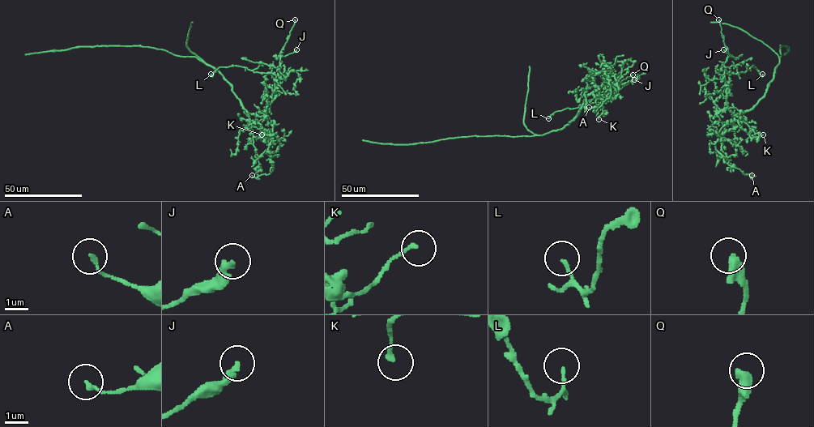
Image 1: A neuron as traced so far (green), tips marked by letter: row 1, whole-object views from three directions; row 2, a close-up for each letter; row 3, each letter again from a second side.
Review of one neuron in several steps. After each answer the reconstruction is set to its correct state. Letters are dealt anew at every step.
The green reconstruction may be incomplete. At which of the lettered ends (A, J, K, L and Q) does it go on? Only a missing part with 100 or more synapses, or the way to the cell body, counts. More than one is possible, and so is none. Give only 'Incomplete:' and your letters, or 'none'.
Incomplete: none

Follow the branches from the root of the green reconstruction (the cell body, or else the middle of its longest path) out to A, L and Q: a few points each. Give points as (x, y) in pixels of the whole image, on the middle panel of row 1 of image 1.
A: (558, 130), (576, 116), (587, 96), (598, 94), (609, 71), (605, 74), (610, 96), (598, 107), (589, 107)
L: (558, 130), (576, 116), (587, 96), (603, 83), (614, 82), (585, 105), (556, 111), (548, 118)
Q: (558, 130), (572, 121), (582, 107), (585, 98), (603, 83), (615, 84), (617, 79), (617, 84), (632, 74)

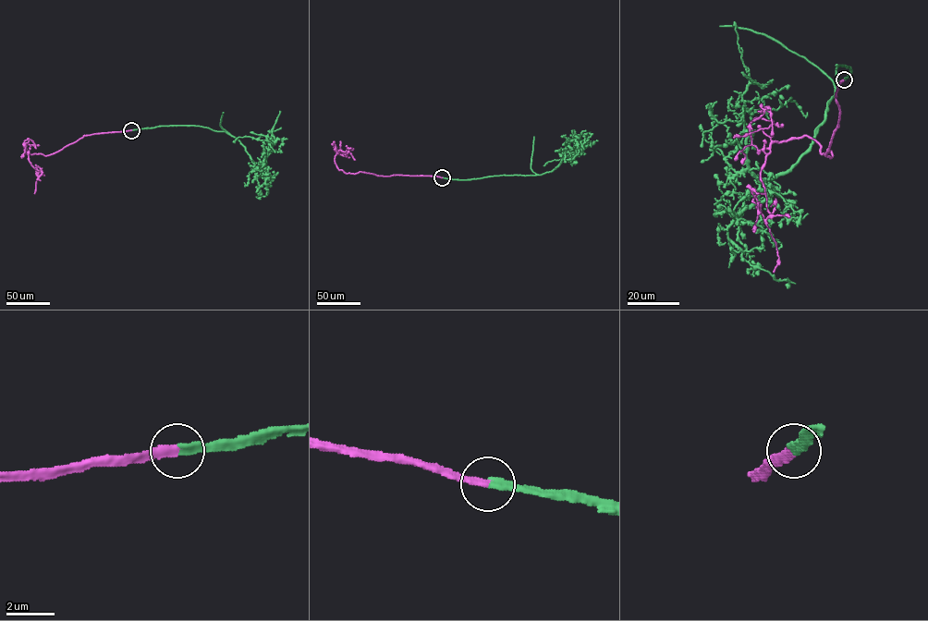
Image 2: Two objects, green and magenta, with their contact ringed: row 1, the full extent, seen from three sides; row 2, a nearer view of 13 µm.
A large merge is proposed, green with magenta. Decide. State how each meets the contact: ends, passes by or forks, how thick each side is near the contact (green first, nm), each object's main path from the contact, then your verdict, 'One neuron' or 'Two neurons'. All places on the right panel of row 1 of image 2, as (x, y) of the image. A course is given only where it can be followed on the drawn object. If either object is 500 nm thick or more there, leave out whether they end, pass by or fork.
At the ring green ends. At the ring magenta ends. Thickness 320 nm (green) against 300 nm. Course of green: (843, 80), (850, 69), (836, 65), (810, 147), (758, 178), (746, 150), (754, 110), (791, 98), (807, 112). Course of magenta: (843, 80), (832, 156), (803, 136), (774, 141), (761, 170), (765, 193), (752, 201), (776, 245), (774, 272). One neuron

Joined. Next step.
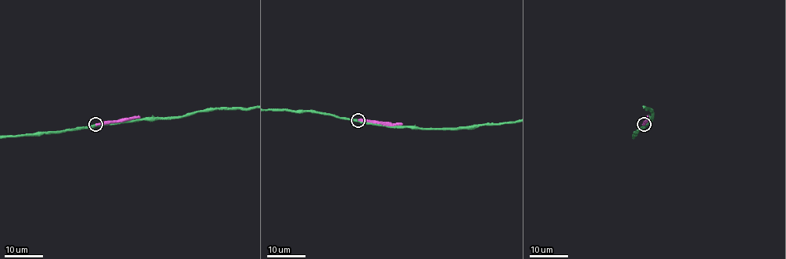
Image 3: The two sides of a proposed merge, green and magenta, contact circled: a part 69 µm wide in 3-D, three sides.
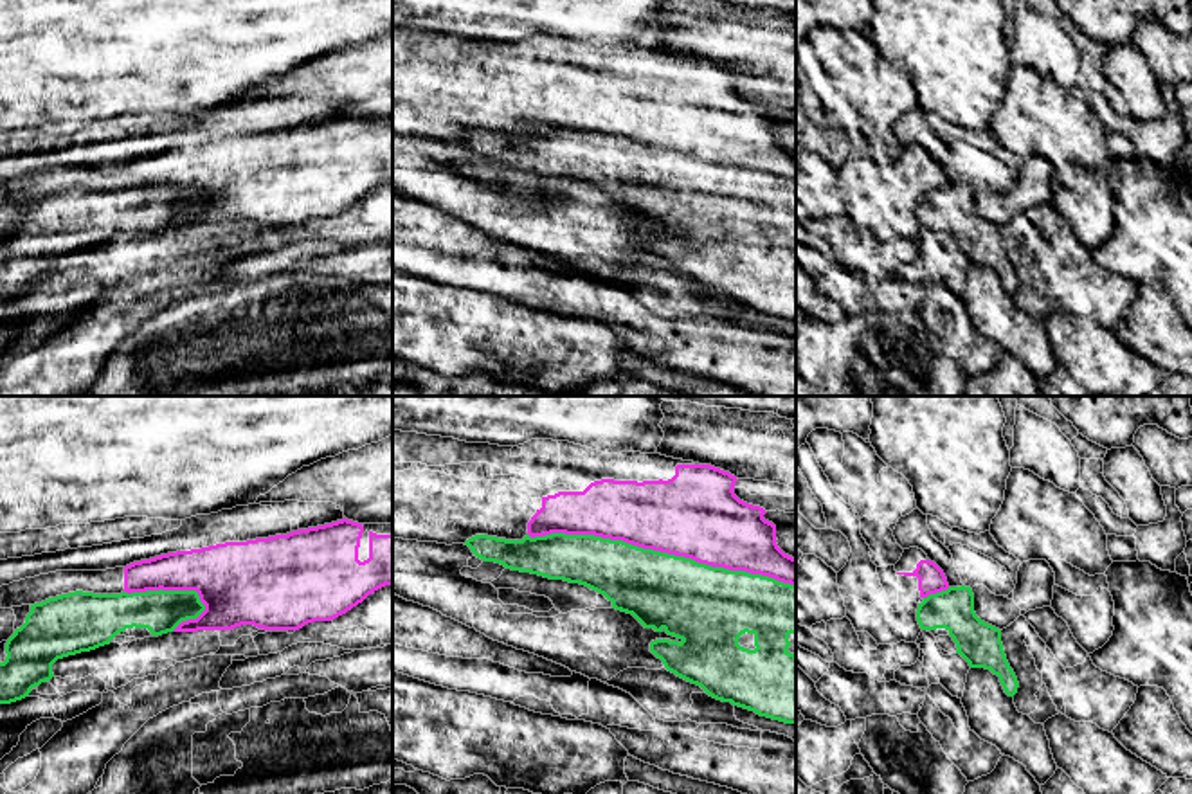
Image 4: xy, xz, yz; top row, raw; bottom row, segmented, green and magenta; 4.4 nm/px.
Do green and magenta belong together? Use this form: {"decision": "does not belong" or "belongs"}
{"decision": "does not belong"}

